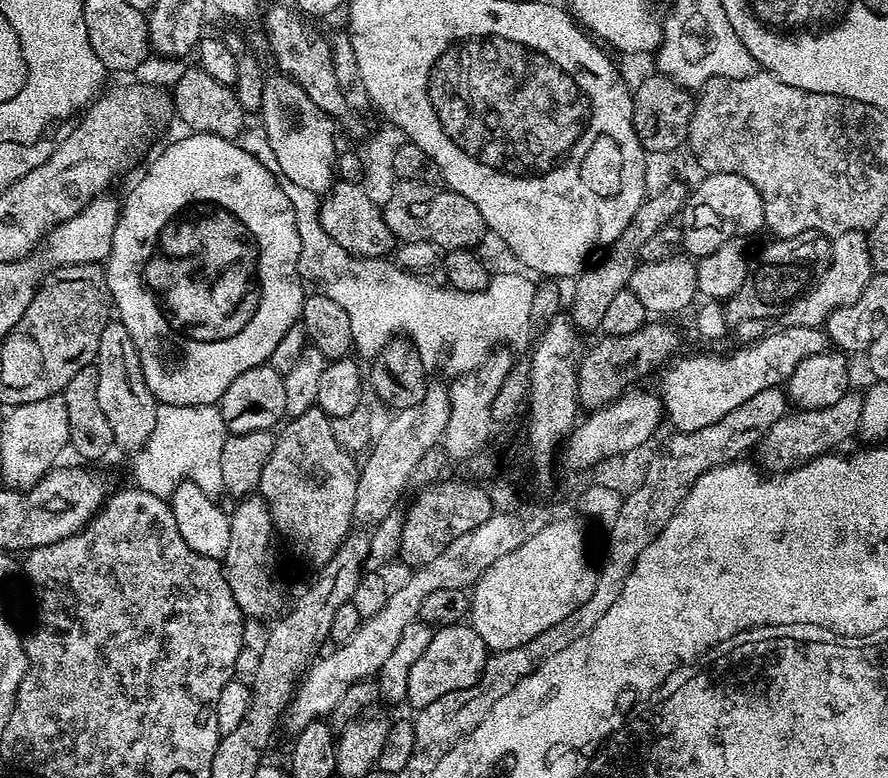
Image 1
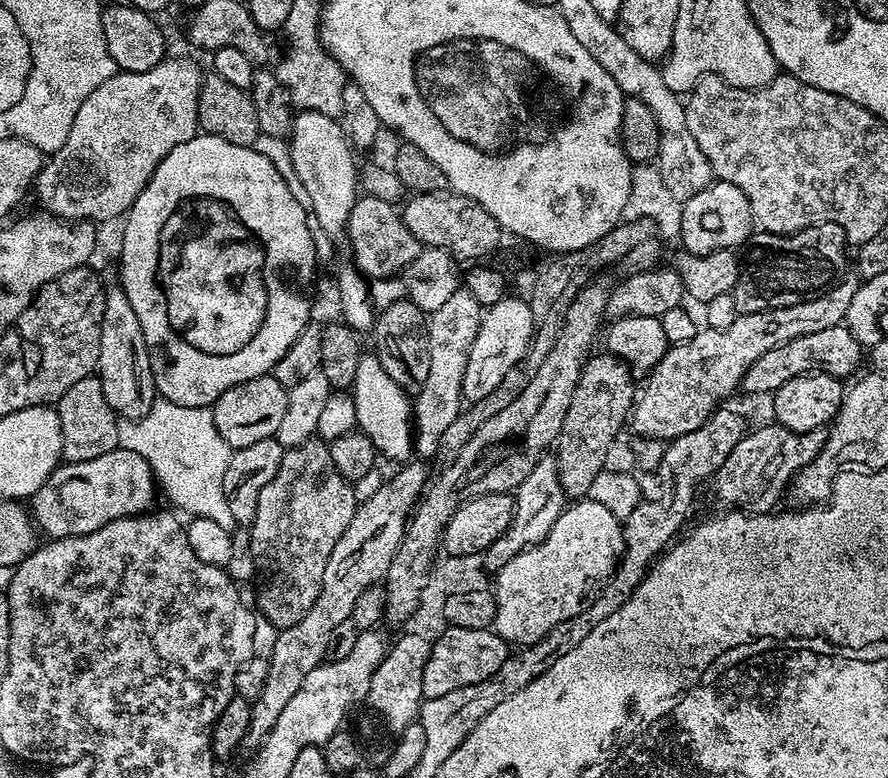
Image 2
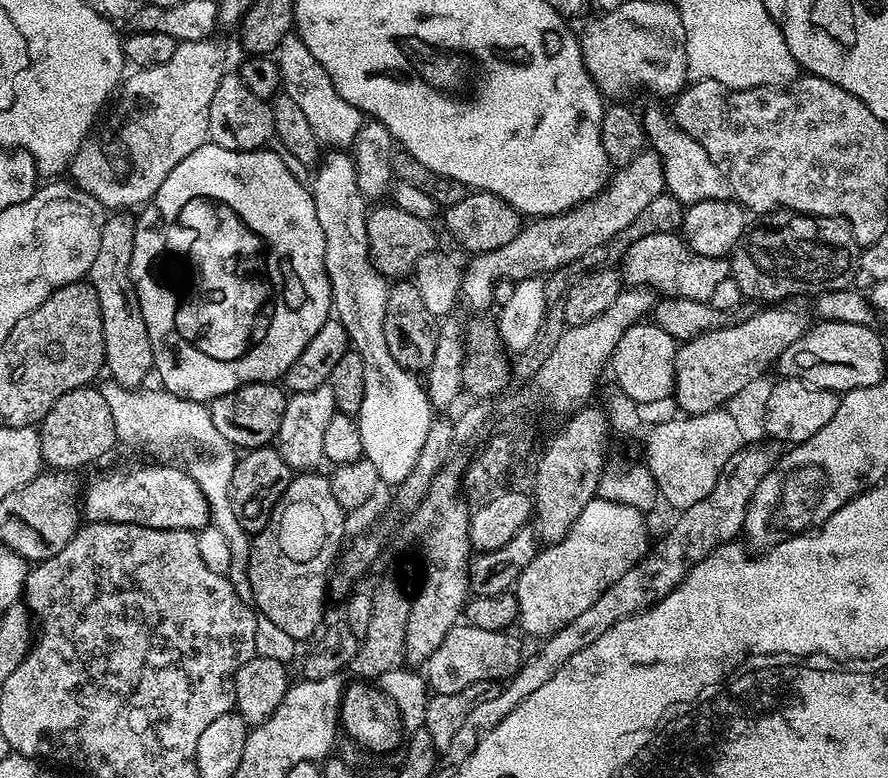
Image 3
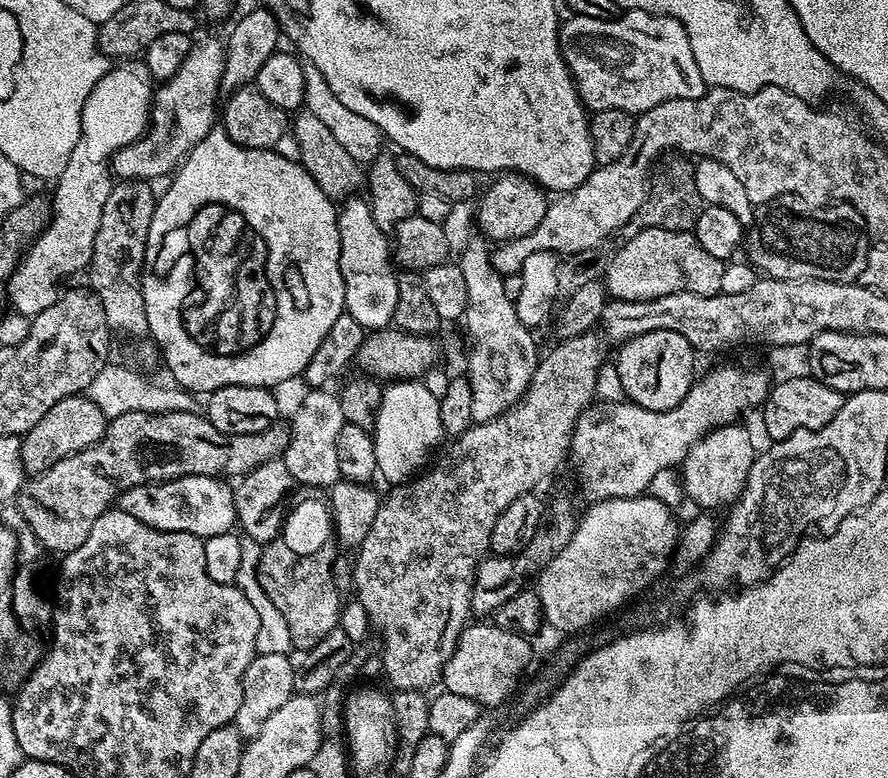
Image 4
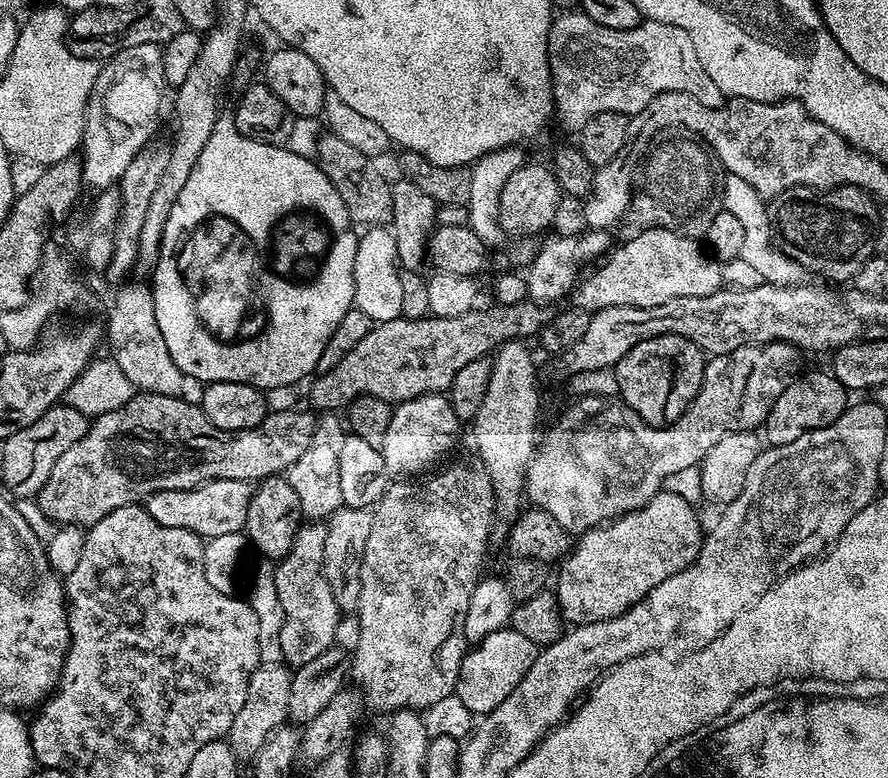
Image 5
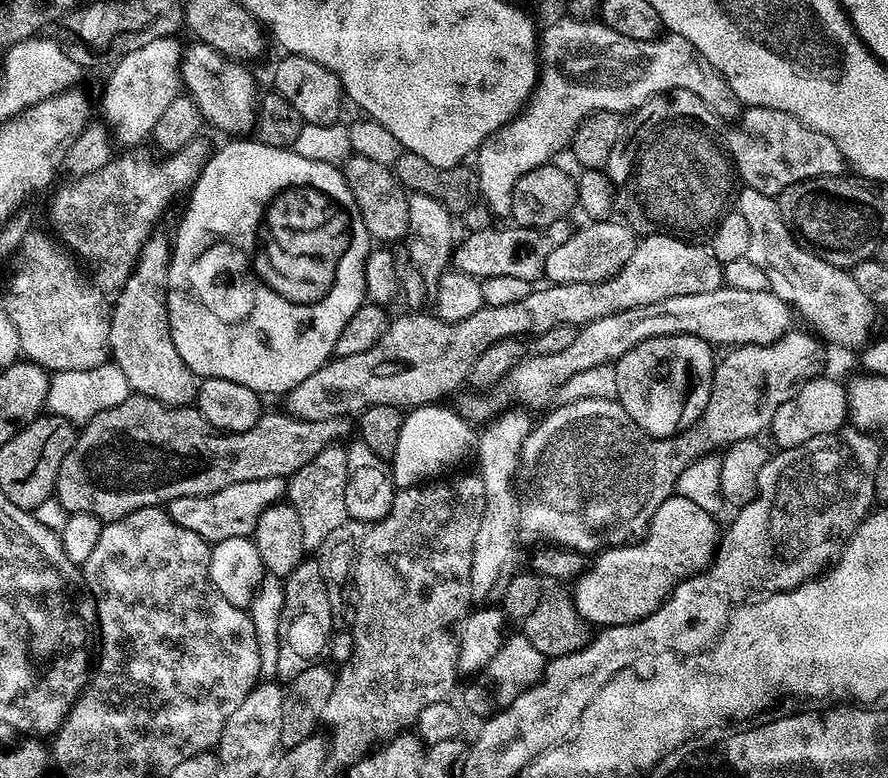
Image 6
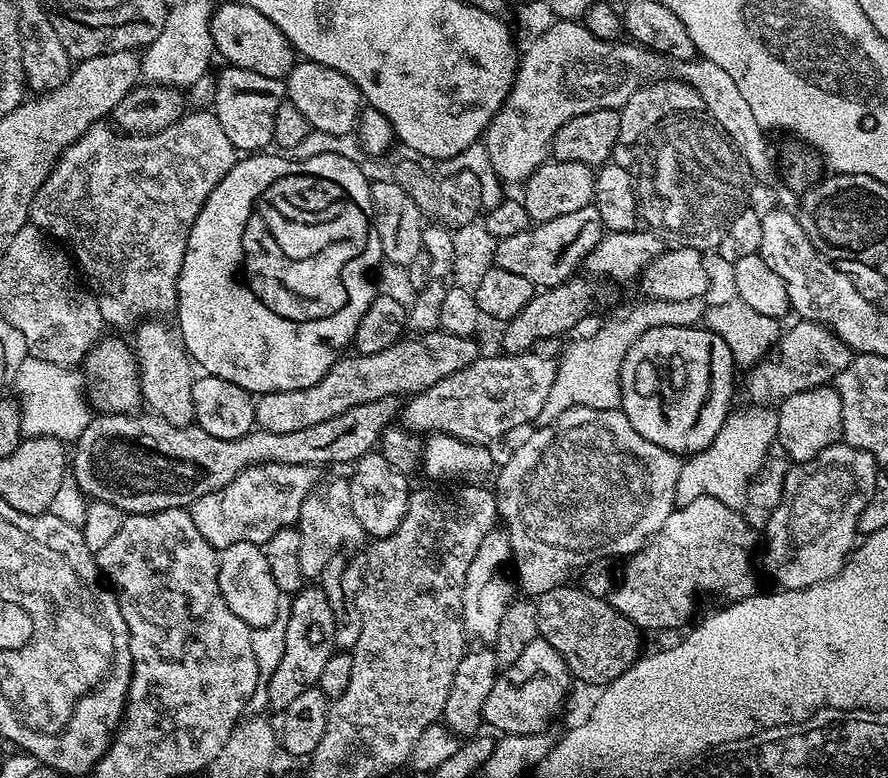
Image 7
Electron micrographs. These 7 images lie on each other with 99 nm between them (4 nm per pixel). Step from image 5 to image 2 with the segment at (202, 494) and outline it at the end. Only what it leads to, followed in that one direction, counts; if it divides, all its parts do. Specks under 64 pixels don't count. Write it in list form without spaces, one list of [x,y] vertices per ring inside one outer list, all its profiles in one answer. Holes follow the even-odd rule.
[[[119,446],[109,453],[101,454],[89,461],[74,461],[61,463],[57,466],[45,484],[30,497],[32,519],[45,537],[61,540],[67,536],[85,536],[102,526],[127,516],[143,516],[153,507],[158,496],[158,481],[152,472],[147,455],[143,451],[135,452],[132,448]]]

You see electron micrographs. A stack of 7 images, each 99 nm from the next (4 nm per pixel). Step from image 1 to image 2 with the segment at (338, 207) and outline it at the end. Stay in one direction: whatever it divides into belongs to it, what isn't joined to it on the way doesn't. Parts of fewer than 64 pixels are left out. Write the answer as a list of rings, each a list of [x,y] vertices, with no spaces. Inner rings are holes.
[[[365,194],[356,199],[354,210],[350,210],[346,244],[352,247],[353,260],[351,261],[354,263],[354,267],[372,280],[387,280],[403,273],[404,268],[410,266],[410,262],[414,262],[414,258],[418,258],[422,247],[420,239],[406,226],[404,217],[398,211],[397,205]]]

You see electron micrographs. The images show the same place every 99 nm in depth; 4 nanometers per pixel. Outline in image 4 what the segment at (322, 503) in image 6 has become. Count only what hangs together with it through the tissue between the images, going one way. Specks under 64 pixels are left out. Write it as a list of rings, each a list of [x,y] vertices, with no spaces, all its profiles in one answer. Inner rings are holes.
[[[329,390],[305,391],[304,401],[296,408],[290,423],[288,445],[284,447],[282,459],[286,470],[295,478],[297,485],[308,488],[331,489],[342,479],[338,470],[338,434],[345,424],[339,395]]]

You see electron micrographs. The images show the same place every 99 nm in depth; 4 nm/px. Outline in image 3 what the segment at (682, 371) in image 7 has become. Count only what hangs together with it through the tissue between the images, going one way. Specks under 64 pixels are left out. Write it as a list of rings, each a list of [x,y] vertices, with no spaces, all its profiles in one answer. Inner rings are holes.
[[[641,322],[630,326],[627,334],[618,338],[618,346],[614,346],[614,354],[610,361],[610,372],[616,375],[614,384],[640,406],[656,404],[667,396],[669,399],[676,387],[677,351],[678,341],[666,334],[666,330],[662,330],[659,324]]]

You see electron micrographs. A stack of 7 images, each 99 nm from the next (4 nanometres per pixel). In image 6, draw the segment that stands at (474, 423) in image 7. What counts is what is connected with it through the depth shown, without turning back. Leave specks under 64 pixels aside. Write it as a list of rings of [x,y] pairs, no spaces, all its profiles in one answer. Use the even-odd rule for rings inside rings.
[[[721,286],[706,294],[678,294],[678,298],[662,298],[662,302],[622,310],[622,314],[610,314],[610,318],[598,318],[583,325],[566,350],[541,356],[525,355],[518,366],[514,366],[496,384],[483,390],[469,390],[458,403],[458,411],[469,422],[488,422],[509,411],[513,405],[524,410],[547,409],[557,399],[559,388],[572,376],[591,368],[611,365],[643,340],[659,336],[697,336],[713,346],[772,344],[793,327],[792,316],[794,320],[793,309],[771,290]]]

